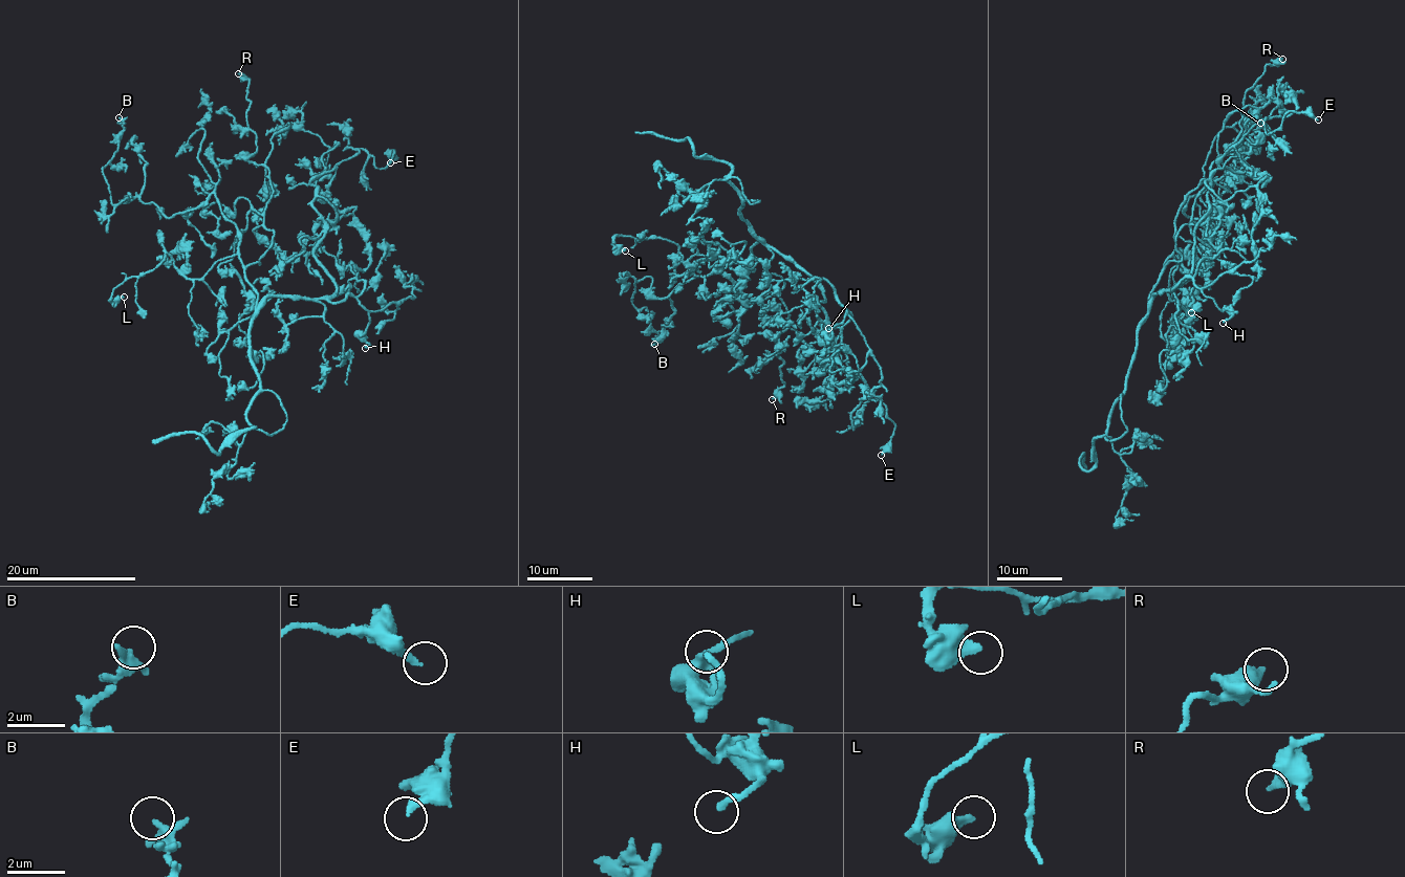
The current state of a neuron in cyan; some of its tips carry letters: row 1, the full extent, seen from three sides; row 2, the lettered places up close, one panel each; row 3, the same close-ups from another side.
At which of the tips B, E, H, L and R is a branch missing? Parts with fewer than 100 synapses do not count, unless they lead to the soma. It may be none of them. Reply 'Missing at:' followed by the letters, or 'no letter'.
Missing at: no letter

